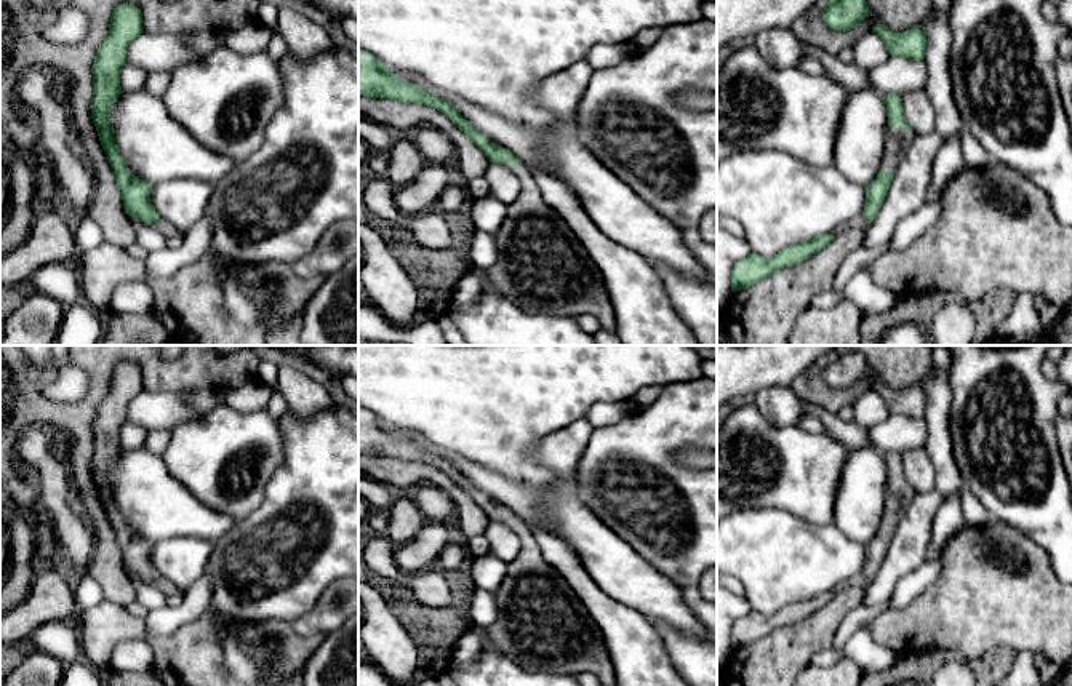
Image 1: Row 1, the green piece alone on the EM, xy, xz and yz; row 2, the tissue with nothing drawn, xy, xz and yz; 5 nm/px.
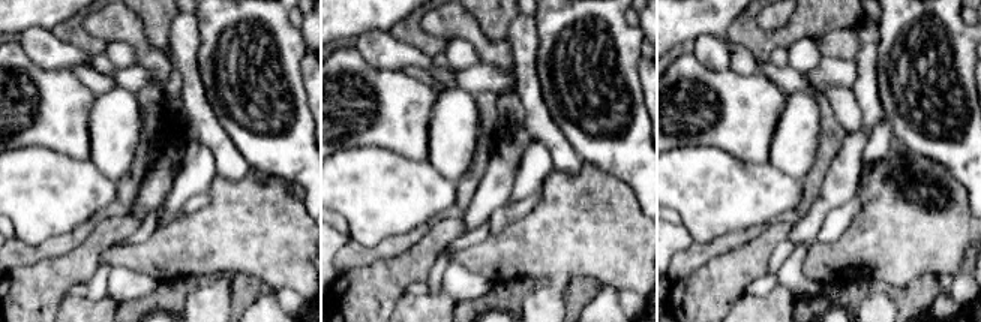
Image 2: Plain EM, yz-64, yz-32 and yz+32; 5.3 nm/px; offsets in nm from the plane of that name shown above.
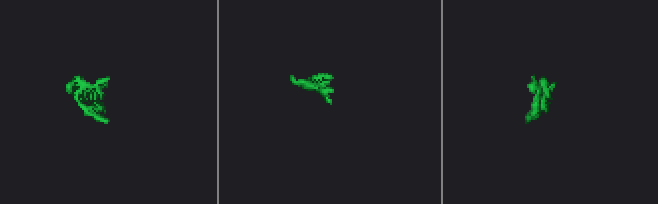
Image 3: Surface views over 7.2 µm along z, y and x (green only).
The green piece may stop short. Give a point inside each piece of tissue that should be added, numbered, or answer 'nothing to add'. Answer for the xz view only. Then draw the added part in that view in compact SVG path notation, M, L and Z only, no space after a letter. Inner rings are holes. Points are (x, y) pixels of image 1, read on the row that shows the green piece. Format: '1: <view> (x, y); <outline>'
1: xz (541, 266); M523 162L506 166L518 177L520 193L507 205L501 227L493 233L498 259L485 269L493 288L530 313L562 317L594 315L602 329L616 333L616 315L603 277L566 222L544 201L533 173Z

